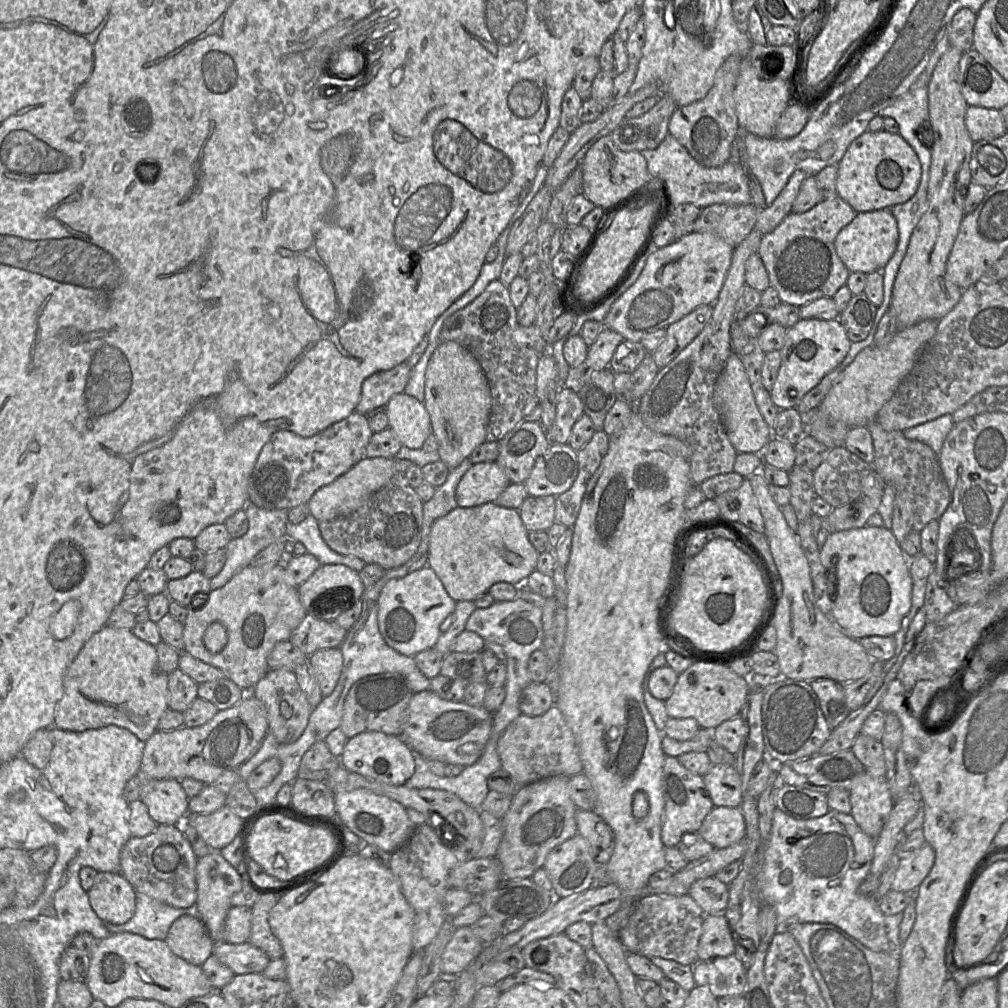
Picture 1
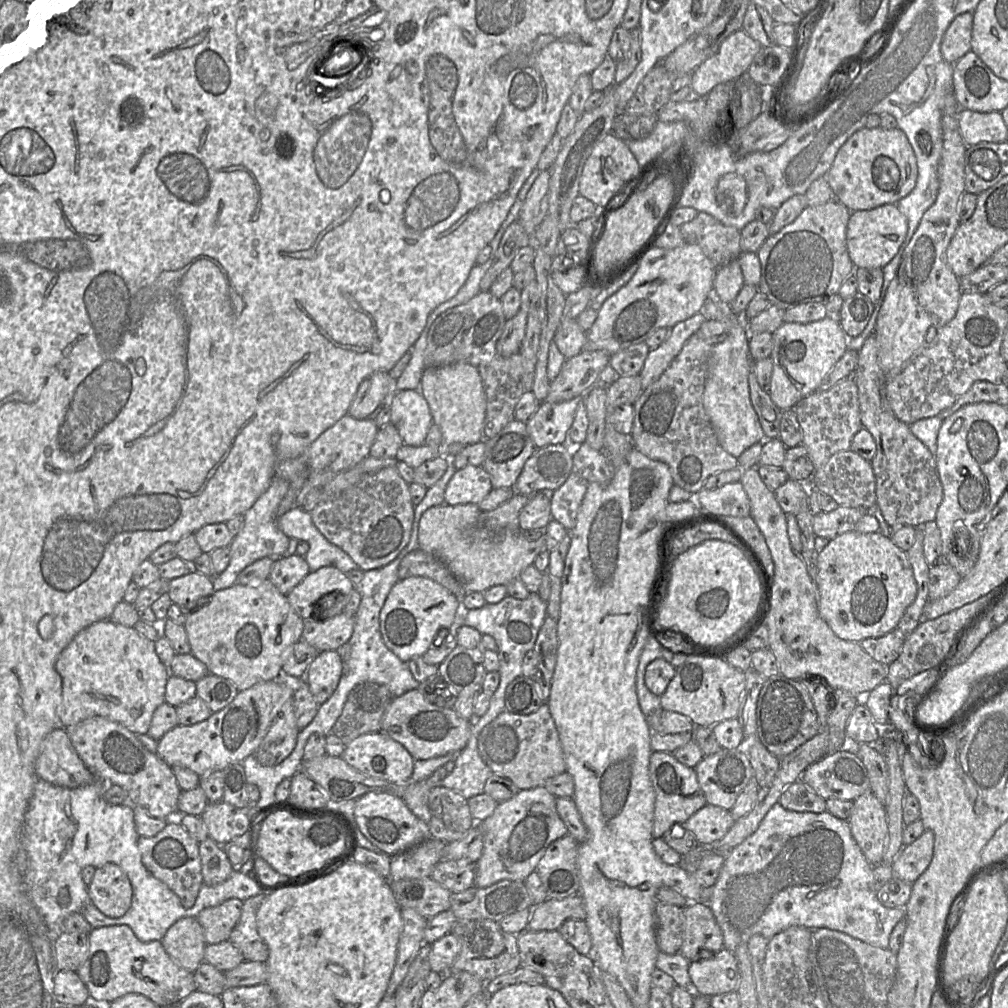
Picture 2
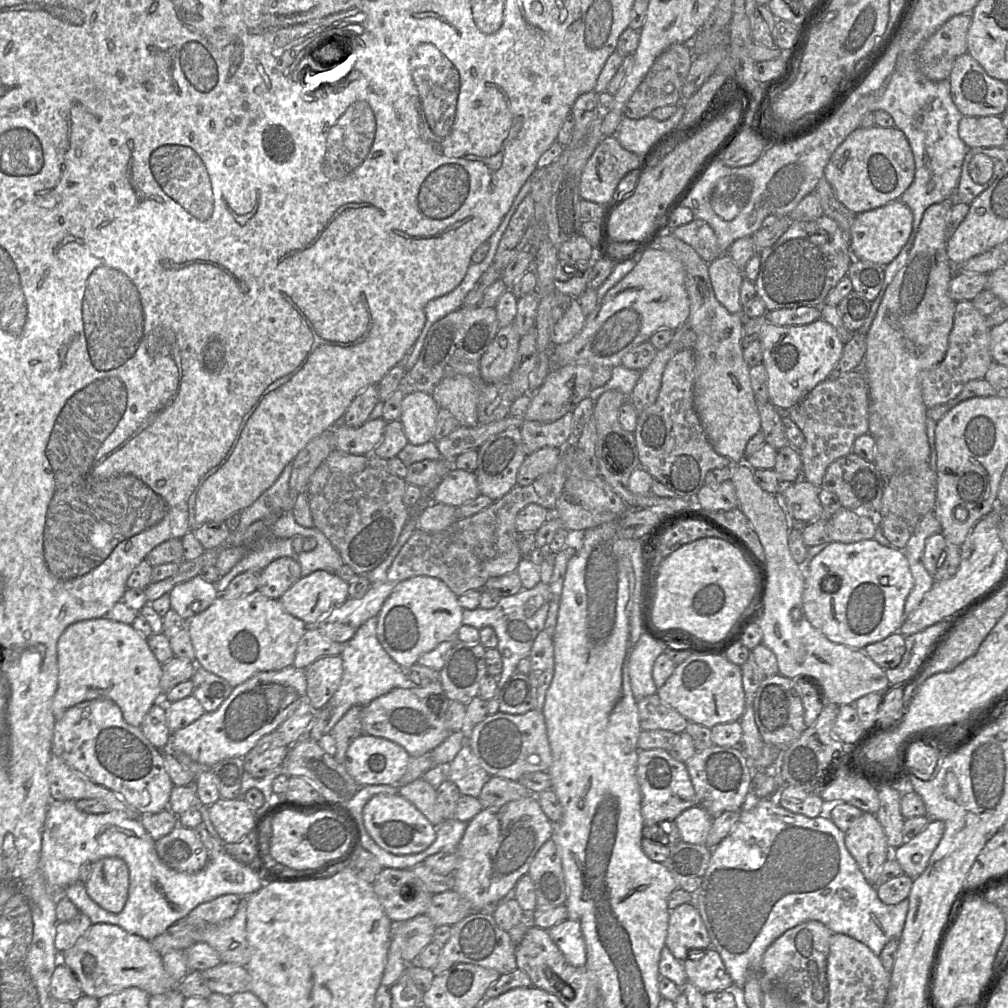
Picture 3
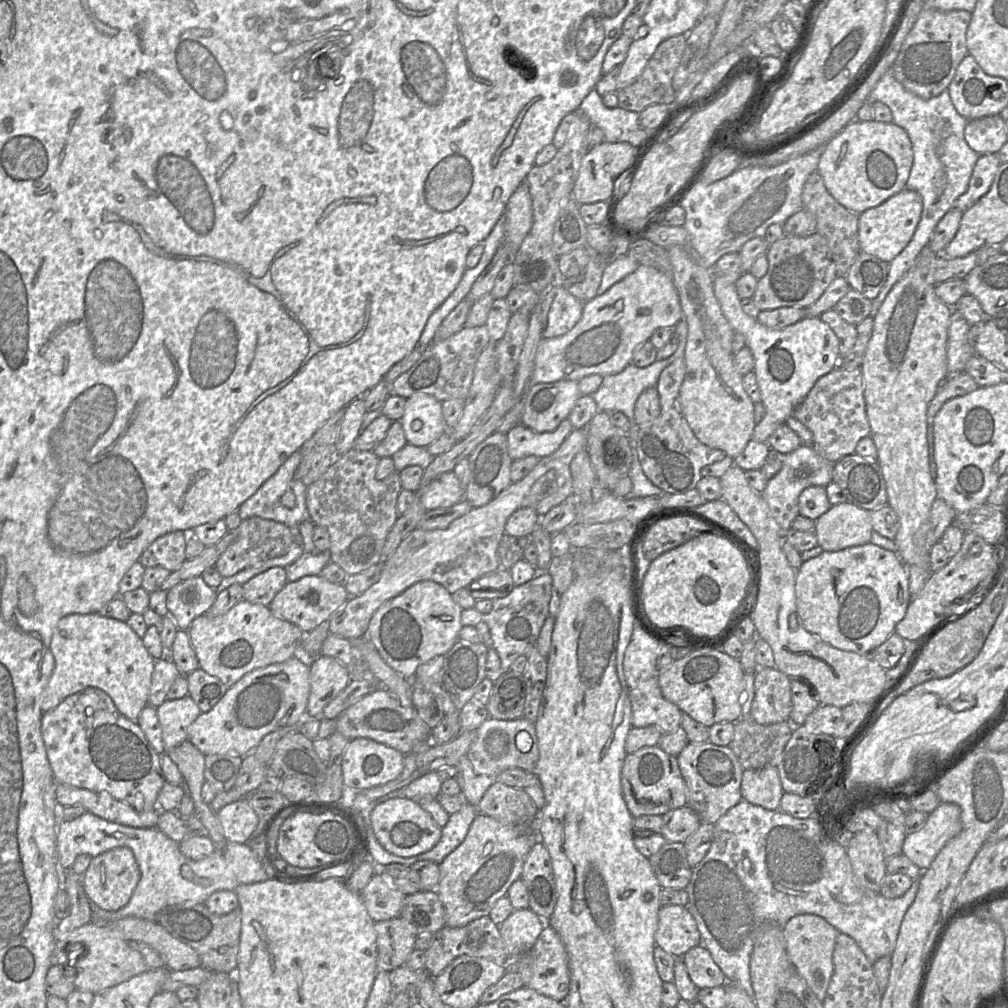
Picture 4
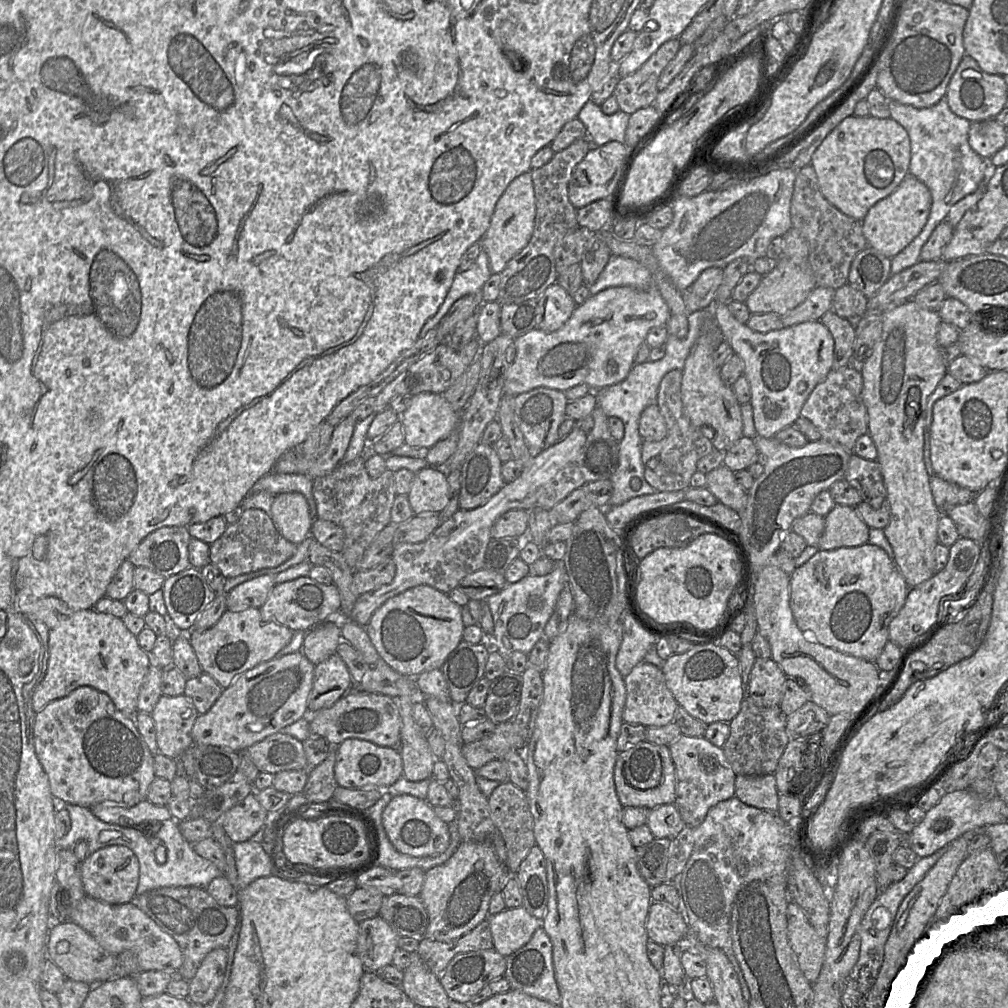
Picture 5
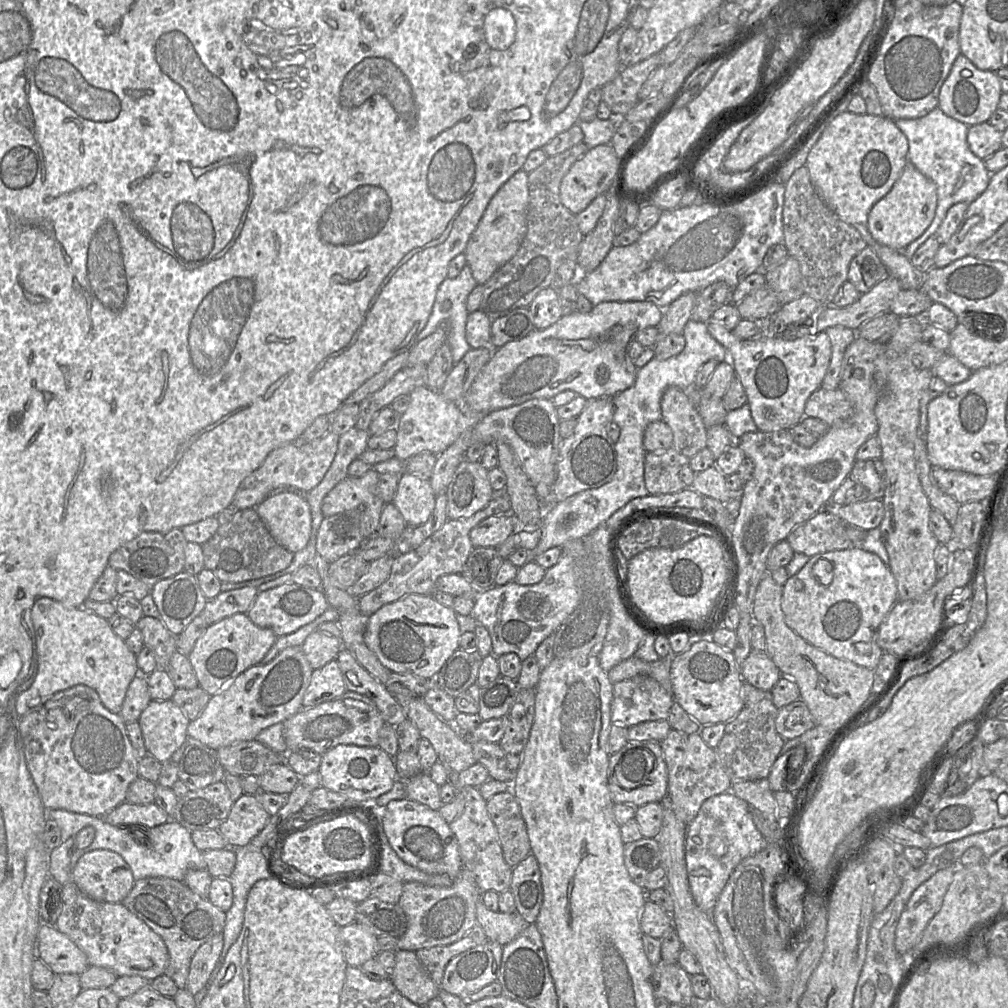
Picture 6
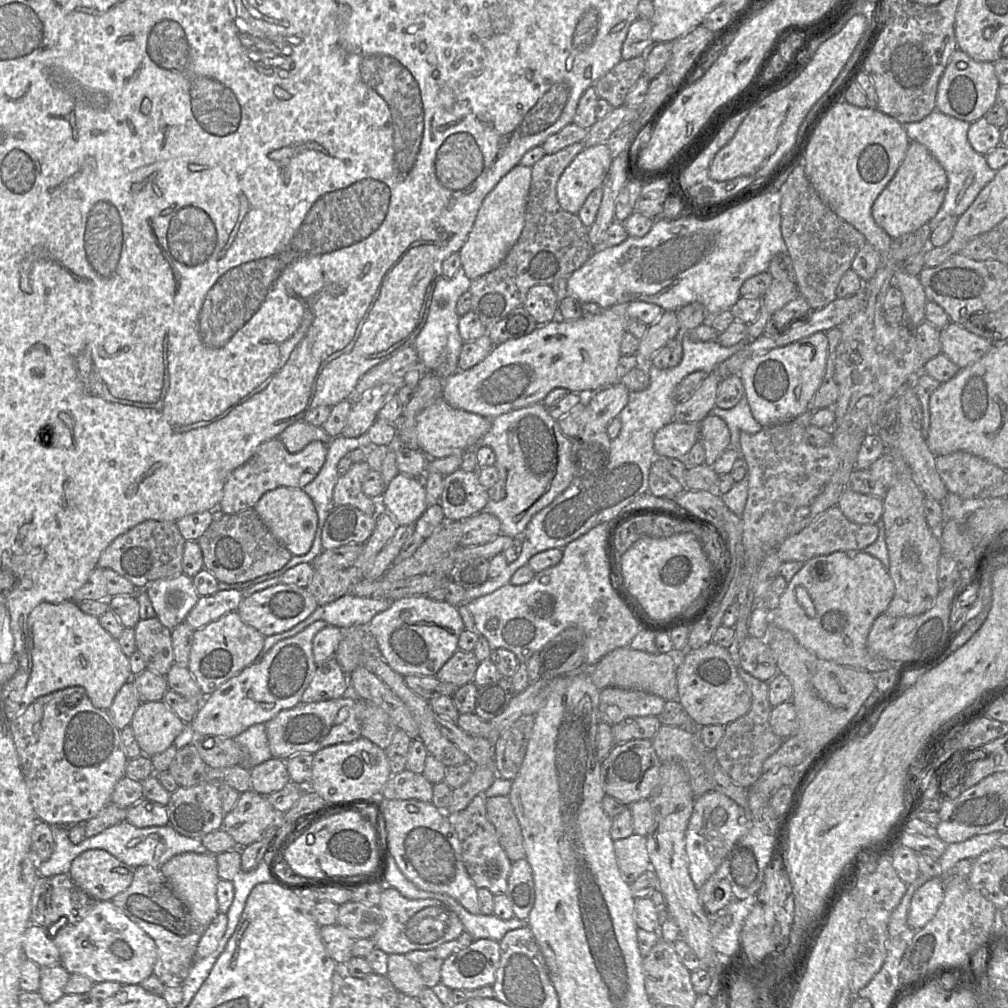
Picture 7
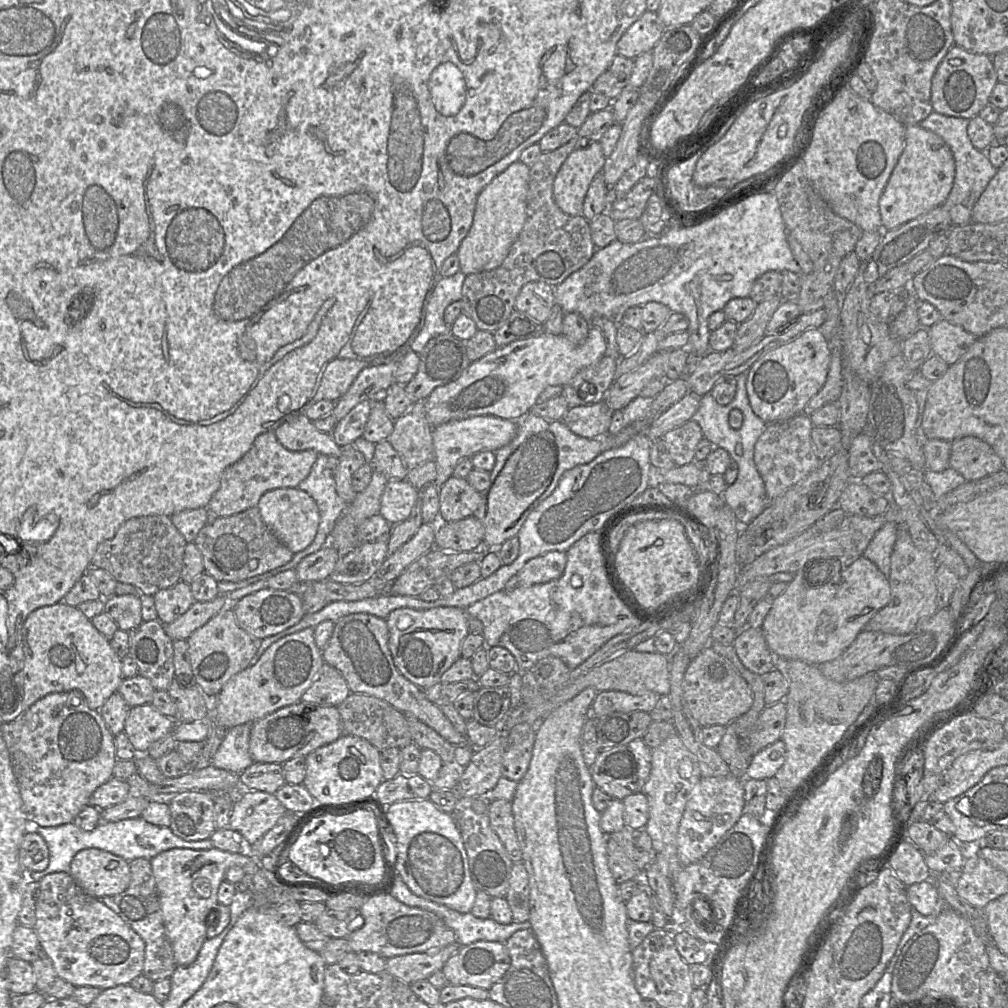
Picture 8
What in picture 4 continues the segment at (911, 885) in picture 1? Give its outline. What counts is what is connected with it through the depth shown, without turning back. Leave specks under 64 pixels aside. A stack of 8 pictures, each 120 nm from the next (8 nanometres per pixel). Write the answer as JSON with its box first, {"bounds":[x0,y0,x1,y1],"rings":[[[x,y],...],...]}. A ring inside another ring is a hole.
{"bounds":[902,803,961,871],"rings":[[[940,803],[928,815],[922,829],[906,835],[902,854],[924,871],[929,868],[945,844],[961,830],[961,808],[953,803]]]}

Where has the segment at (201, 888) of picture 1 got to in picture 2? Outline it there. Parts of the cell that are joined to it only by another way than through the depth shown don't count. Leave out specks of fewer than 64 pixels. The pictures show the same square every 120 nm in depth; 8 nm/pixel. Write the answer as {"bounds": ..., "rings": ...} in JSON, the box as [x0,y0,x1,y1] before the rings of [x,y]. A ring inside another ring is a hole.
{"bounds":[199,837,234,886],"rings":[[[207,837],[199,843],[203,883],[213,886],[227,880],[234,871],[223,847]]]}

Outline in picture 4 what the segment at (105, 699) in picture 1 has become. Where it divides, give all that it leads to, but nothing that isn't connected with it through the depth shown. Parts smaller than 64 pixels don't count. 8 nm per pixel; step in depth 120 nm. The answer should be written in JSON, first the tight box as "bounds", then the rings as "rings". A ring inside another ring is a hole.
{"bounds":[41,612,156,721],"rings":[[[98,612],[66,615],[59,620],[53,631],[50,650],[54,656],[55,666],[42,695],[41,709],[43,713],[50,711],[67,697],[86,688],[103,690],[112,698],[117,709],[133,721],[137,721],[141,711],[148,705],[156,660],[146,650],[142,638],[131,629],[126,621],[105,617]]]}

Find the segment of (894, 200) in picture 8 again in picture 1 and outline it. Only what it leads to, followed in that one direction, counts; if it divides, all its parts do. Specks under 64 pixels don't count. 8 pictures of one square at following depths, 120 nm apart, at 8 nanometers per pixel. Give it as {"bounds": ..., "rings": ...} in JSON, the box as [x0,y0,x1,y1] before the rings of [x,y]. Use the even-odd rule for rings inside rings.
{"bounds":[834,209,898,274],"rings":[[[879,209],[855,214],[854,219],[837,234],[834,246],[837,255],[852,272],[869,274],[882,271],[894,254],[898,242],[897,222],[890,209]]]}

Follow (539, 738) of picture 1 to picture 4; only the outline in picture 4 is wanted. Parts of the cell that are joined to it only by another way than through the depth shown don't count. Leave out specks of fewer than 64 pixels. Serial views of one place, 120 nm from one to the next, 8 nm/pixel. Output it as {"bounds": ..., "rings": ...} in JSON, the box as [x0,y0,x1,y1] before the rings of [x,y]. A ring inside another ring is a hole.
{"bounds":[466,717,538,777],"rings":[[[488,717],[476,730],[475,739],[472,742],[466,756],[471,761],[473,768],[479,774],[496,777],[502,771],[511,768],[521,768],[527,772],[534,772],[538,758],[538,739],[535,722],[524,717],[514,720],[498,720]],[[519,732],[527,732],[532,738],[532,747],[529,751],[521,752],[516,746],[516,735]]]}

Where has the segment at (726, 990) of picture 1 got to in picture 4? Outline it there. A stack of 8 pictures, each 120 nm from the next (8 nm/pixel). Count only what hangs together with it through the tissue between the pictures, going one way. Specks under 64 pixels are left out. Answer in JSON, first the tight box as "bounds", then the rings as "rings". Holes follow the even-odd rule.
{"bounds":[681,946,726,989],"rings":[[[703,946],[690,949],[681,958],[689,977],[698,989],[724,986],[726,976],[713,960],[709,950]]]}

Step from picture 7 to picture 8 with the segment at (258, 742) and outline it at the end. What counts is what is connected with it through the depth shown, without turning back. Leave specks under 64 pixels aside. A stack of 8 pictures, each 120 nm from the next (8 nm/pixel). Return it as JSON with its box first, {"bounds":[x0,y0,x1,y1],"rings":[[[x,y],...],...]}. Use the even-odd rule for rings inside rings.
{"bounds":[211,723,254,774],"rings":[[[245,723],[228,729],[211,765],[235,774],[252,765],[254,761],[249,753],[251,727],[252,723]]]}

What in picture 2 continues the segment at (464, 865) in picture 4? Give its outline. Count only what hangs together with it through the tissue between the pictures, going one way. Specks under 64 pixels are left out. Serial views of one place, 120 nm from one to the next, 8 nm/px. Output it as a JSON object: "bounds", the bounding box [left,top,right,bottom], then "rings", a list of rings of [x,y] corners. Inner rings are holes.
{"bounds":[474,785,568,887],"rings":[[[543,785],[519,790],[507,801],[499,802],[493,814],[481,822],[483,850],[475,862],[474,886],[488,887],[501,880],[524,881],[535,871],[548,846],[568,834],[556,810],[556,797]]]}

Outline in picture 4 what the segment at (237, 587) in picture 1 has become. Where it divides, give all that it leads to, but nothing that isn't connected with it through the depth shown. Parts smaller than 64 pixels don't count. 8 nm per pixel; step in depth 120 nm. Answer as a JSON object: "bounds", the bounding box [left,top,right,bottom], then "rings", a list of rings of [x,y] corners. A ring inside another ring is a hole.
{"bounds":[188,600,305,687],"rings":[[[241,600],[227,613],[214,616],[205,613],[195,618],[188,628],[189,639],[198,658],[199,667],[219,678],[227,687],[233,686],[245,674],[271,664],[280,663],[299,654],[305,633],[296,625],[273,615],[268,606]]]}

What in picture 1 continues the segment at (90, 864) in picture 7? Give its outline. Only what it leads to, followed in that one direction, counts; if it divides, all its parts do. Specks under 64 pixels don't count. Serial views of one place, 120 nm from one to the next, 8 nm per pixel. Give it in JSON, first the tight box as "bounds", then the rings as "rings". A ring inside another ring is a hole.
{"bounds":[88,872,136,924],"rings":[[[98,872],[88,897],[104,923],[124,924],[136,911],[136,891],[120,873]]]}

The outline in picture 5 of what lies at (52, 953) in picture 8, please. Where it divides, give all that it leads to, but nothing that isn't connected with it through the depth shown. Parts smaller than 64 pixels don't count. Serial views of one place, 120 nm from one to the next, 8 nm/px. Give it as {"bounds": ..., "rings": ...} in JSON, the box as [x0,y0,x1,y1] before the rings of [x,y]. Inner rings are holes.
{"bounds":[70,896,183,973],"rings":[[[85,896],[72,909],[70,921],[86,930],[111,954],[133,951],[142,971],[177,973],[183,963],[183,954],[175,939],[132,902],[112,905]]]}

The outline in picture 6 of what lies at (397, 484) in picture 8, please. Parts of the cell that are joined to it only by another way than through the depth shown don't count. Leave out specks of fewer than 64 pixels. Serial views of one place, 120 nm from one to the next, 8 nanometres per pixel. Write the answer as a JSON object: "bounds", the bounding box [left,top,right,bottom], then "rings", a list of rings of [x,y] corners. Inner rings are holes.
{"bounds":[392,471,436,528],"rings":[[[405,471],[399,477],[392,503],[401,512],[407,527],[415,528],[431,516],[436,496],[429,479]]]}

